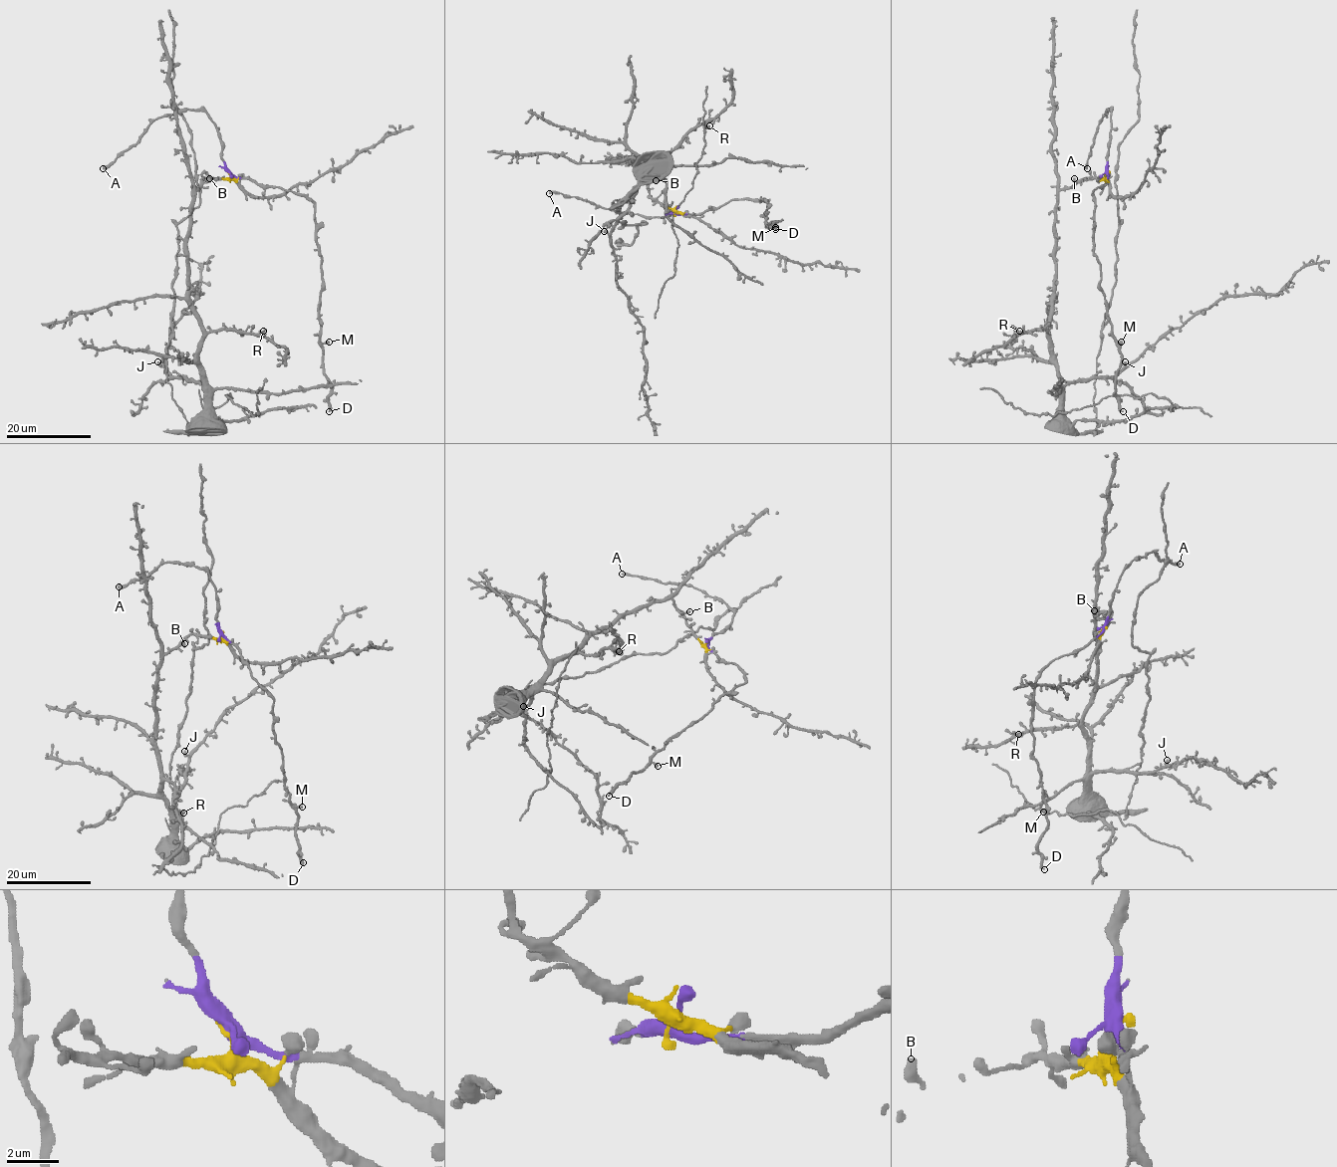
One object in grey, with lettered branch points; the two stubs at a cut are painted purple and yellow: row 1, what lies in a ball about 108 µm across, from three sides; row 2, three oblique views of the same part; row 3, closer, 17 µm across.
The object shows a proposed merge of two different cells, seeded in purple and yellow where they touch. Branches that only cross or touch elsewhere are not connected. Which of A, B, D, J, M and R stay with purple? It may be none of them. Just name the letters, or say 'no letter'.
A, D, M

